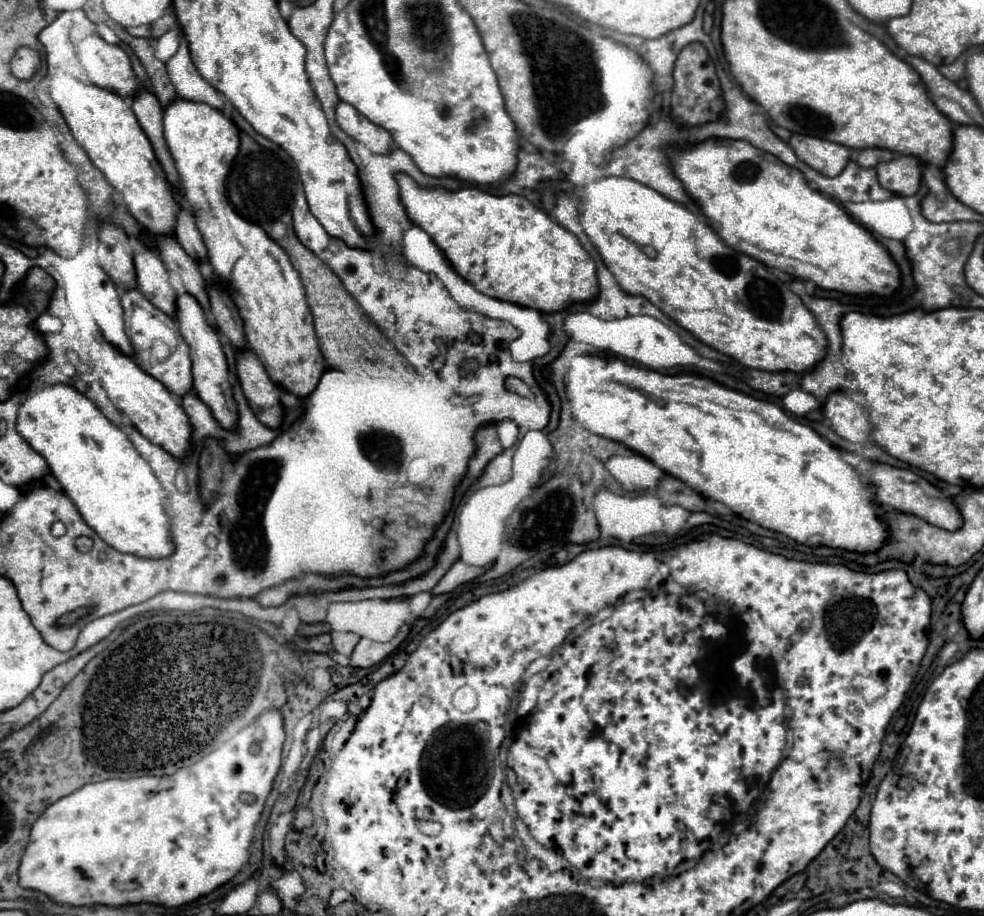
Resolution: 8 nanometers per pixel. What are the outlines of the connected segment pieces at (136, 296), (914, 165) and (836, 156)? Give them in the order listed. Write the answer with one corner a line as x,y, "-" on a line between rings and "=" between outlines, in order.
137,289
123,291
123,293
121,293
121,303
123,303
123,309
125,309
125,317
127,317
127,319
129,319
129,315
131,315
131,311
133,311
135,305
137,305
137,307
143,307
143,309
153,309
153,311
155,311
155,307
153,307
=
895,157
889,163
877,165
877,177
883,189
895,195
915,195
921,187
921,165
915,157
=
793,135
789,145
801,161
825,177
837,177
851,159
849,147
811,135

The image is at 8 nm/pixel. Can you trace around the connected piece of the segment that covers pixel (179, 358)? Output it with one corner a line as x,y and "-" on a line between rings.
181,337
177,339
177,347
173,353
163,343
155,343
151,353
151,367
147,367
145,371
161,381
177,397
183,397
193,389
189,347

